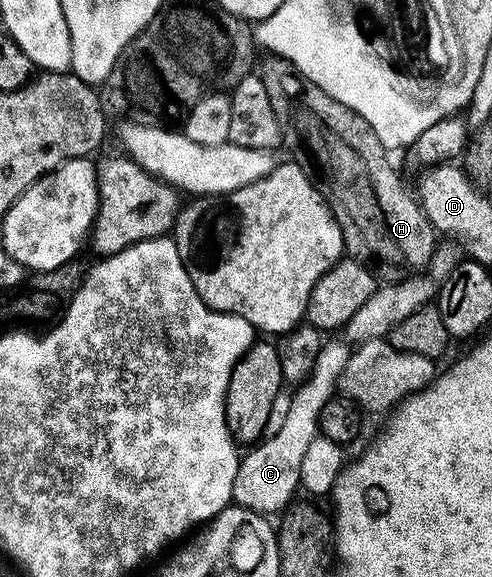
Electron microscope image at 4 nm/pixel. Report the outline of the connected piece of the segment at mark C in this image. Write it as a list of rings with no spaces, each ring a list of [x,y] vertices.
[[[330,339],[325,342],[318,353],[318,358],[315,359],[308,380],[298,385],[293,392],[290,412],[281,431],[253,446],[247,452],[249,454],[246,453],[241,458],[232,492],[232,500],[235,504],[254,510],[256,513],[273,515],[272,513],[278,510],[281,512],[290,503],[288,501],[294,491],[299,490],[303,456],[319,434],[321,411],[335,396],[339,388],[340,375],[346,367],[350,353],[351,348],[343,340]]]

